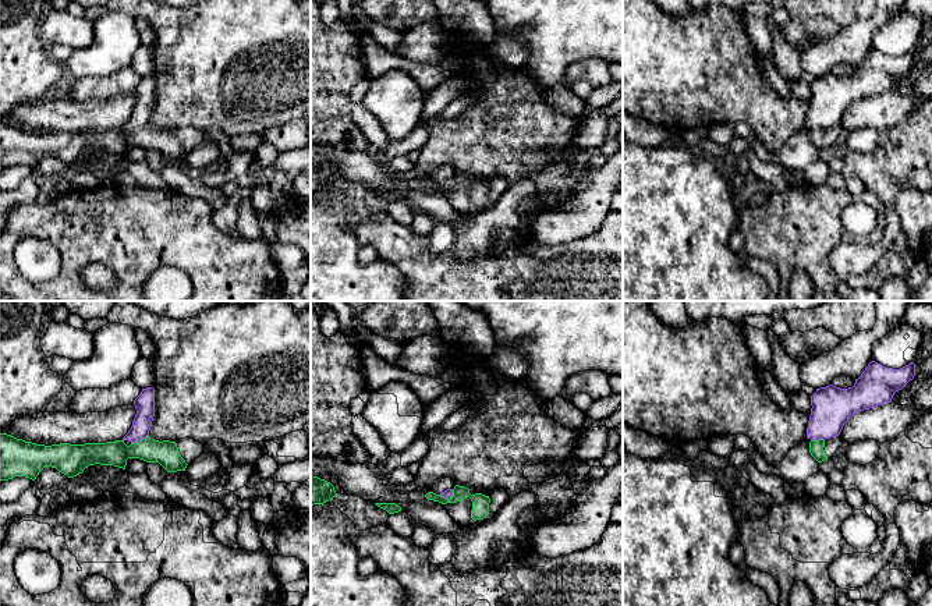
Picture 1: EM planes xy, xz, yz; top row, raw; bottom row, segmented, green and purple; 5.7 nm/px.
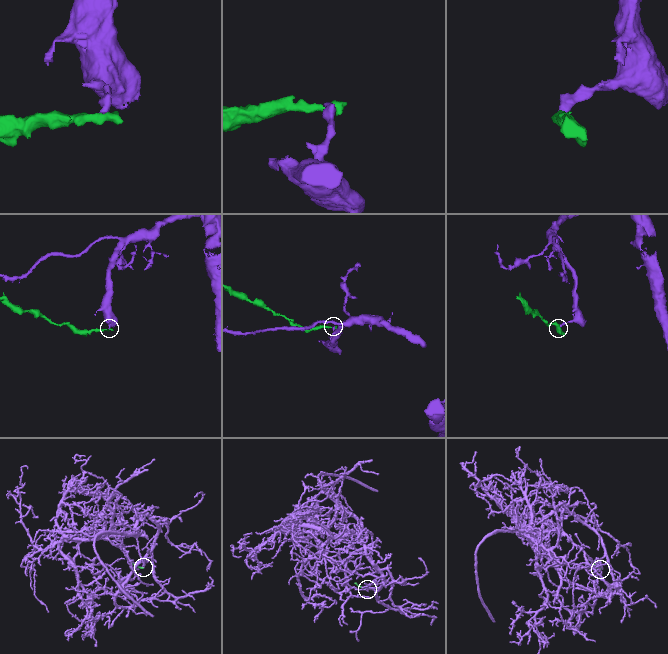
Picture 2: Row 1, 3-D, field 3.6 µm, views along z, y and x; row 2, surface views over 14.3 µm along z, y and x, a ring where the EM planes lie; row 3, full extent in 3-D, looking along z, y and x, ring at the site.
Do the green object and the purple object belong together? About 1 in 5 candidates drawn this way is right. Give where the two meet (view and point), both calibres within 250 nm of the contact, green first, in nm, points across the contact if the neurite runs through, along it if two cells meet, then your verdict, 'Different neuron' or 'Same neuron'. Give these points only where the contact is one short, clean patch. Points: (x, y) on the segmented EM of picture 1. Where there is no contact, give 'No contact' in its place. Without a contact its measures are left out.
Touches green at xy (140, 440). Thickness 150 nm (green) against 110 nm. Boundary: xy (148, 435), (131, 443). Different neuron

